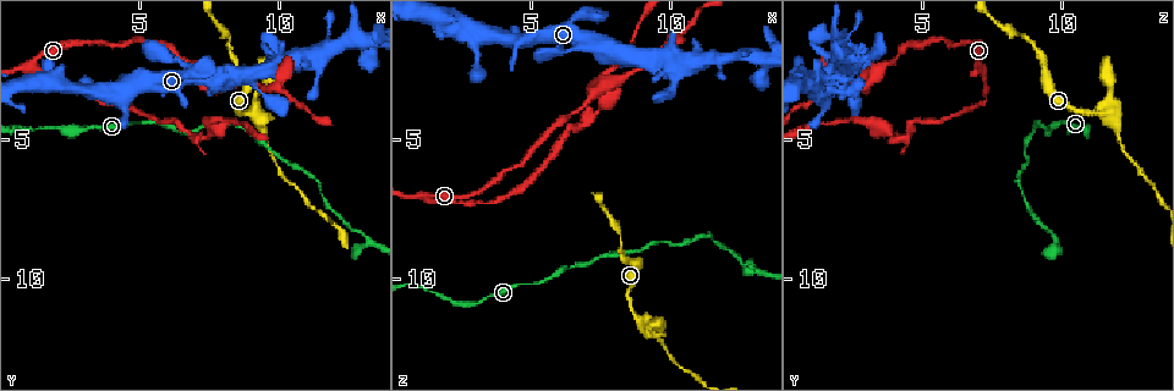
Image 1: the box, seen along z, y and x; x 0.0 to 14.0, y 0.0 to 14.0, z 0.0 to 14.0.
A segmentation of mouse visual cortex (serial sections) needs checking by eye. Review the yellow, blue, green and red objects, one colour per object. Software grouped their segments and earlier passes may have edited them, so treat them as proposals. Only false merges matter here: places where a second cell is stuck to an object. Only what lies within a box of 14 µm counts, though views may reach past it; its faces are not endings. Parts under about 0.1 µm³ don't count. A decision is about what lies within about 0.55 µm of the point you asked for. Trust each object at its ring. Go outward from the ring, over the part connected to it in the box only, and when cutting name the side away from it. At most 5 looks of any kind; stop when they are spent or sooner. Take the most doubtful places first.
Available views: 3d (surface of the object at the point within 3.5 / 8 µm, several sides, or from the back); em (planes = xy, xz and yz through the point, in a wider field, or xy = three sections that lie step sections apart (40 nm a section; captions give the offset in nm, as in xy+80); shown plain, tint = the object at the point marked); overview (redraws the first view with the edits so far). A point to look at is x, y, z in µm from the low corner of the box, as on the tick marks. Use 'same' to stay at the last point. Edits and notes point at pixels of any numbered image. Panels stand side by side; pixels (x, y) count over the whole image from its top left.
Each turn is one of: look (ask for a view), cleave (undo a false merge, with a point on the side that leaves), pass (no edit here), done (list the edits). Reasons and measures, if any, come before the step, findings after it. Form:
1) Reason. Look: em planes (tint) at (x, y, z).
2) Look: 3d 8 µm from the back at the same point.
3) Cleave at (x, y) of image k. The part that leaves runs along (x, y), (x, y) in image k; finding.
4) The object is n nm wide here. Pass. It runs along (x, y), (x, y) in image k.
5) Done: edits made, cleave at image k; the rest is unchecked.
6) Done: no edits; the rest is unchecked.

Abrupt turn. Look: 3d 3.5 µm at (13.2, 8.6, 9.8).

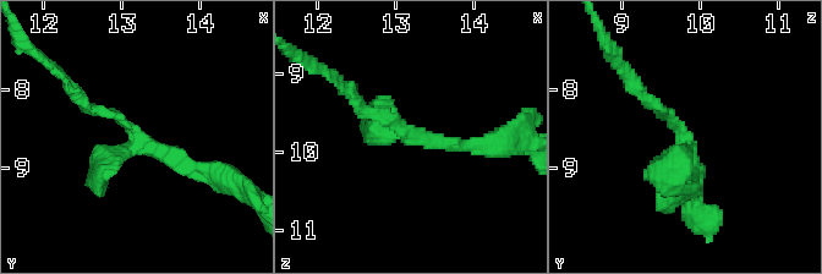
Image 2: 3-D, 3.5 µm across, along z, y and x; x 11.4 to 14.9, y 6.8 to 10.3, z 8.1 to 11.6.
Shape alone is not enough. Look: em xy step 3 (tint) at (13.20, 8.60, 9.80).

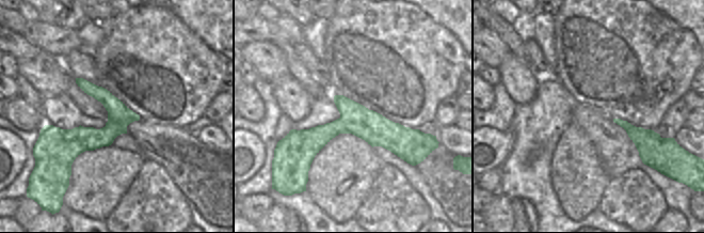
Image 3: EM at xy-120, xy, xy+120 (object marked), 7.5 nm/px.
Pass. It runs along (78, 97), (135, 133), (100, 164), (100, 195) in image 2; continuous, no second cell.

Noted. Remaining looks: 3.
Abrupt turn. Look: 3d 3.5 µm from the back at (6.2, 4.2, 4.8).

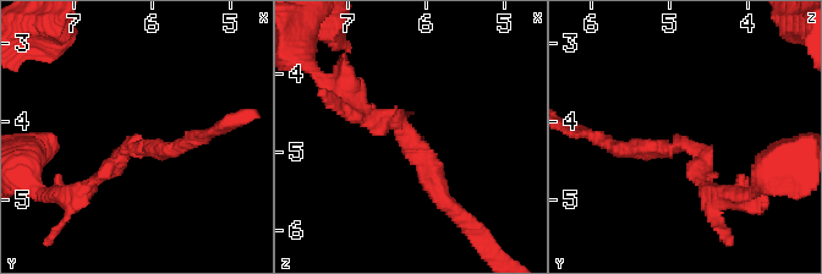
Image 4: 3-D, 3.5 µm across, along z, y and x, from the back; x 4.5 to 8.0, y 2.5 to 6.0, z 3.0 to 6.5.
Need the tissue. Look: em planes (tint) at (6.30, 4.25, 4.75).

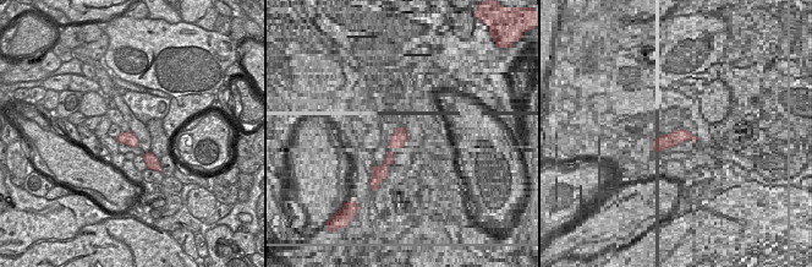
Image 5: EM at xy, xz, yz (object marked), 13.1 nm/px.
Pass. It runs along (443, 201), (394, 119), (349, 110) in image 4; continuous, no second cell.

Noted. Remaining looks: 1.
Done: no edits; the rest is unchecked.

